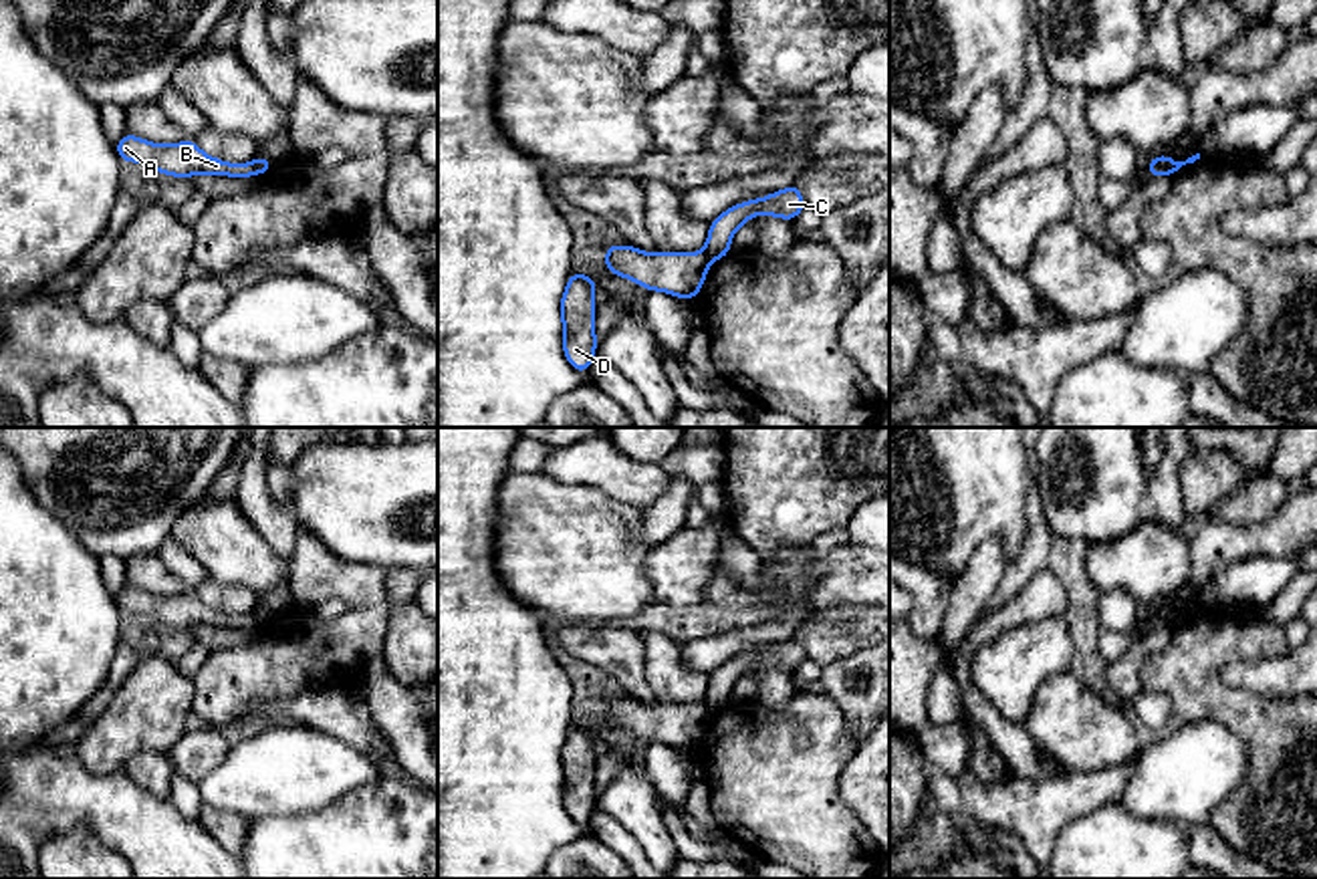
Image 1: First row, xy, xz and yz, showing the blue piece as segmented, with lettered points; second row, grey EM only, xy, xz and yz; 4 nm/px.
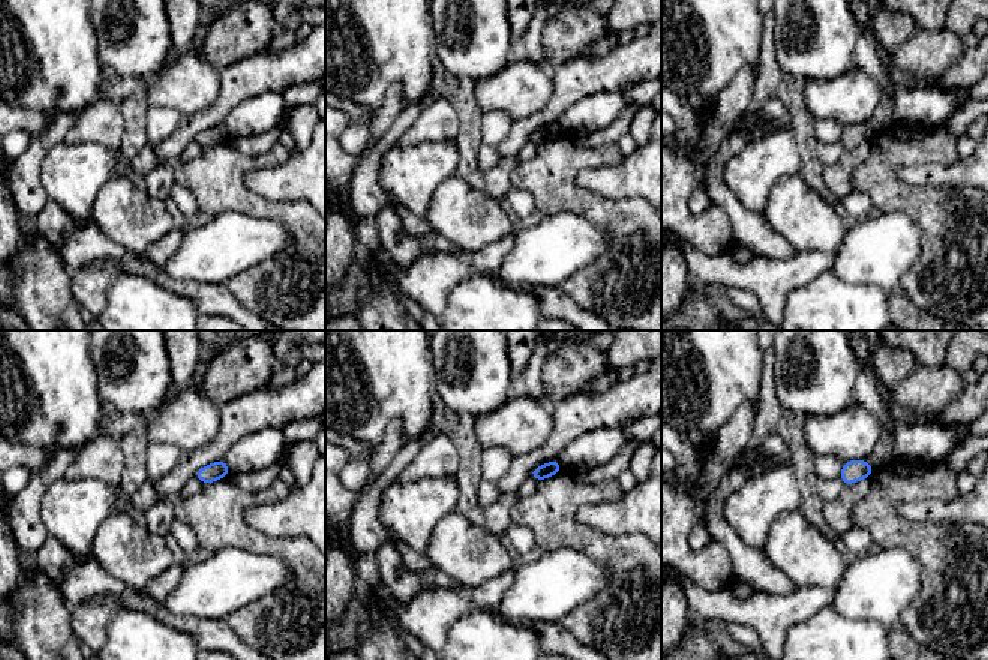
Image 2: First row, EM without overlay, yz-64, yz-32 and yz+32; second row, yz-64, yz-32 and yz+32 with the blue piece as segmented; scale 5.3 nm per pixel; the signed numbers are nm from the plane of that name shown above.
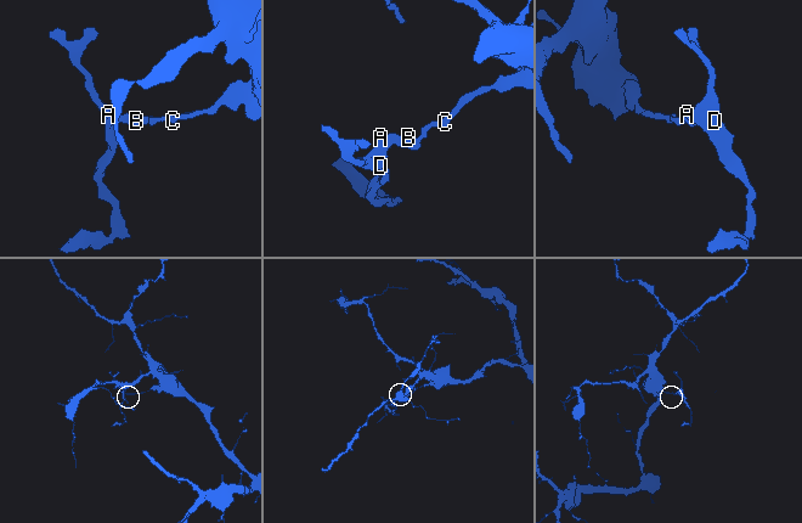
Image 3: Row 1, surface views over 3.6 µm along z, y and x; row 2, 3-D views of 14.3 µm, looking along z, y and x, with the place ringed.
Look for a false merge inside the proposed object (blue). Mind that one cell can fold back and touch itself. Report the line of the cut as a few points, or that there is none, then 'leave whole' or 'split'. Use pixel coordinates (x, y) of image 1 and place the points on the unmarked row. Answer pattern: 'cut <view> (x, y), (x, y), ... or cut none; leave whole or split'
cut xy (253, 613), (259, 623); split

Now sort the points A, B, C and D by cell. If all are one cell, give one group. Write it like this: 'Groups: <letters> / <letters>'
Groups: A B D / C

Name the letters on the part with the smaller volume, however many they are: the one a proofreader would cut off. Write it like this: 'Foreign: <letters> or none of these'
Foreign: A, B, D

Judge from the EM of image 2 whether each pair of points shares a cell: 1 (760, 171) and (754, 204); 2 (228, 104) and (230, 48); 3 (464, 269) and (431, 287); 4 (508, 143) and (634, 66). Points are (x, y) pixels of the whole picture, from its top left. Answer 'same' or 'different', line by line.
1: same
2: different
3: same
4: same

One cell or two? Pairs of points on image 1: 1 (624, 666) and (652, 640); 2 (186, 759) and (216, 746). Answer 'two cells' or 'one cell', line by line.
1: two cells
2: one cell

